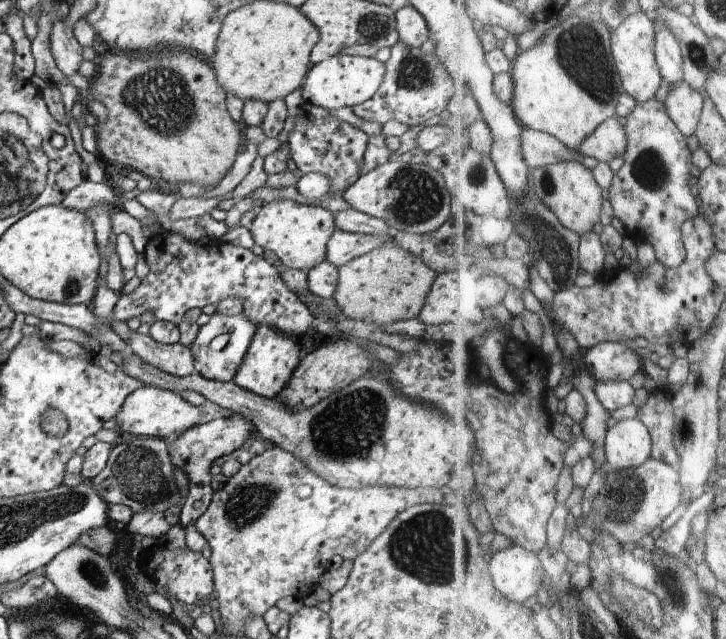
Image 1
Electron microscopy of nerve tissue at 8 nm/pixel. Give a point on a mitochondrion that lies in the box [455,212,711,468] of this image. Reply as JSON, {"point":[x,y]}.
{"point":[685,428]}

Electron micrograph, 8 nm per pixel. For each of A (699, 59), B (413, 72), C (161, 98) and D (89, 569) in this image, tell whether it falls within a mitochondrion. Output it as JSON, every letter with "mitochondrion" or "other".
{"A":"mitochondrion","B":"mitochondrion","C":"mitochondrion","D":"mitochondrion"}

